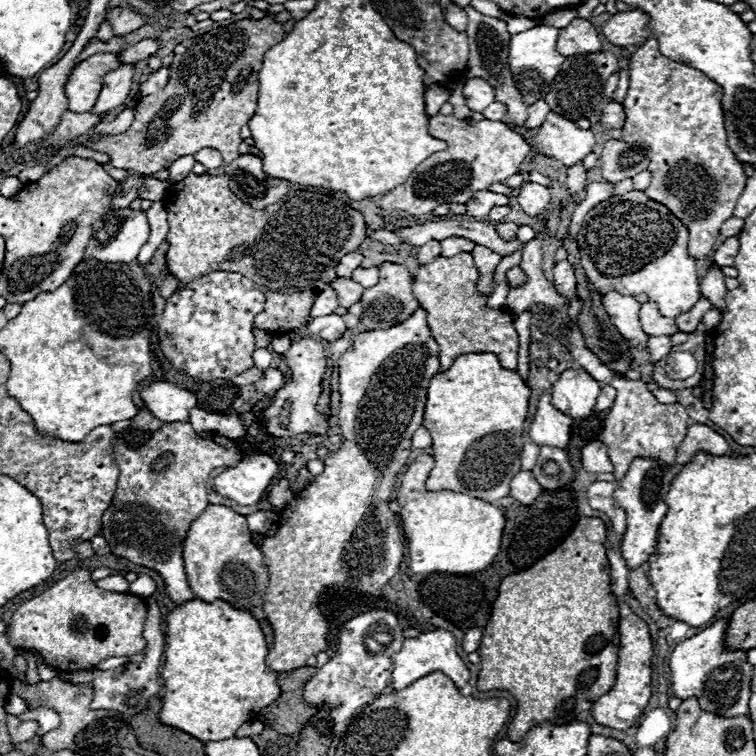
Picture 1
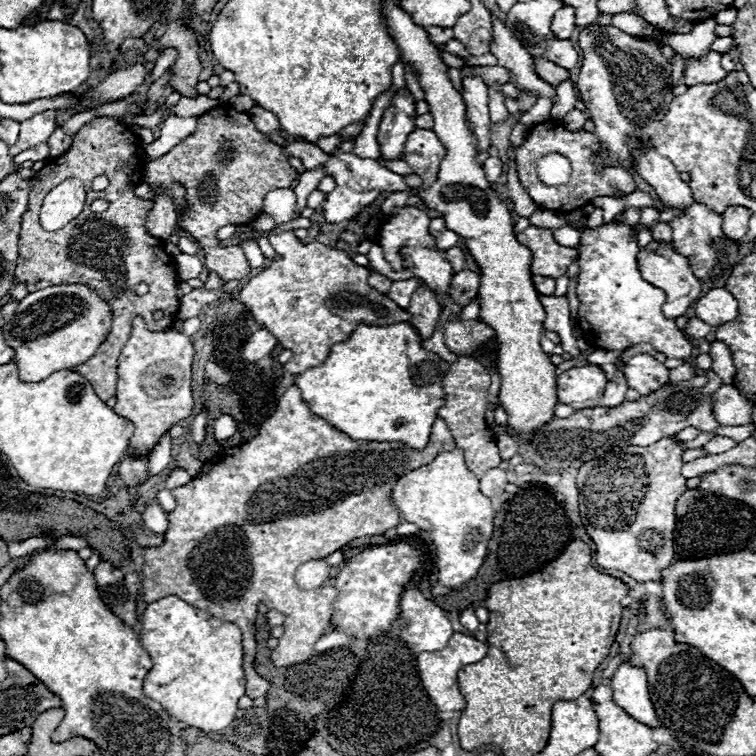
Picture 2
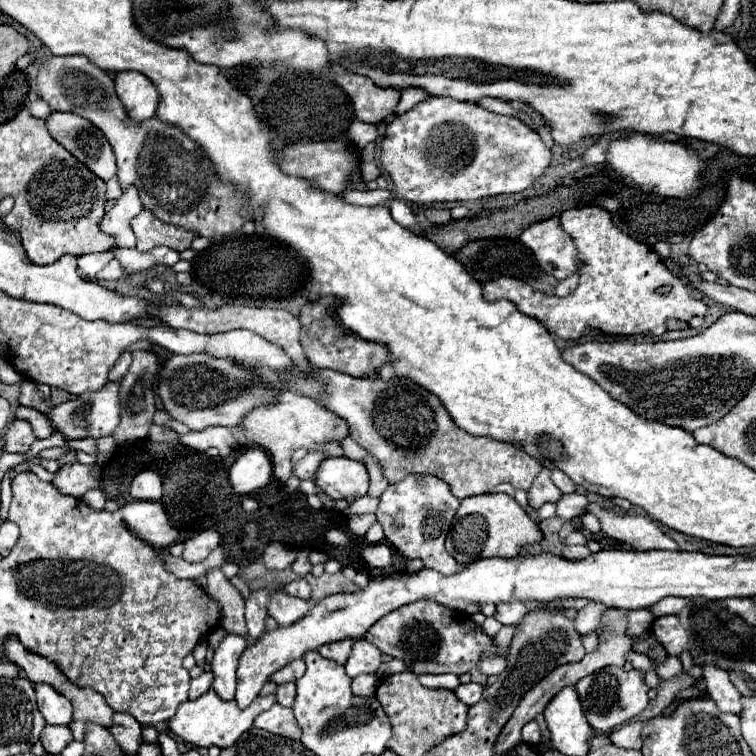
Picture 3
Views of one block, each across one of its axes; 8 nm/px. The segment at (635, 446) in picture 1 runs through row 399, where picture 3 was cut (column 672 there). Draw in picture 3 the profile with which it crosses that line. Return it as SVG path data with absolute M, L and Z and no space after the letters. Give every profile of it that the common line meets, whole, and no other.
M662 616L652 626L652 632L666 648L668 656L678 656L682 650L688 650L688 634L680 626L678 616Z

